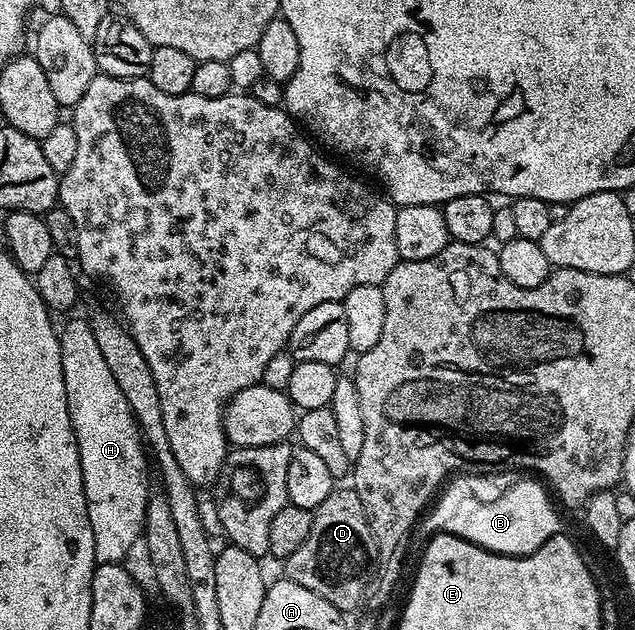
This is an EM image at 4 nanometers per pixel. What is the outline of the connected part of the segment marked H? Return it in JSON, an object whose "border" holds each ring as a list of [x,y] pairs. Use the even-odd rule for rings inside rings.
{"border":[[[71,319],[57,331],[61,349],[61,373],[65,377],[65,397],[69,405],[69,421],[77,437],[77,453],[81,457],[81,477],[83,492],[87,498],[87,516],[93,529],[93,549],[96,564],[118,563],[126,560],[131,546],[140,542],[143,524],[147,522],[147,501],[153,494],[151,479],[147,476],[149,451],[140,434],[135,415],[130,409],[129,401],[121,388],[109,373],[105,357],[101,355],[100,346],[93,337],[93,329],[88,320]]]}

